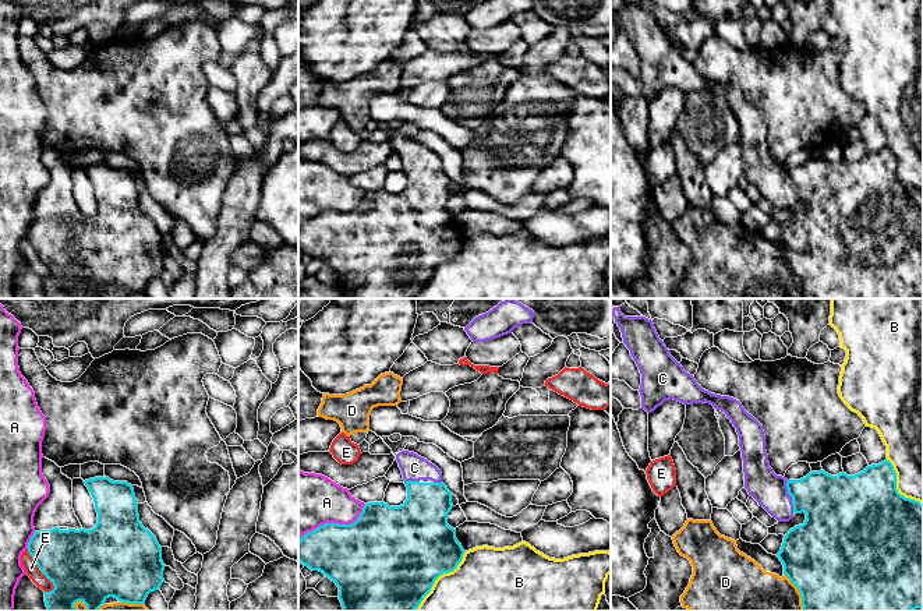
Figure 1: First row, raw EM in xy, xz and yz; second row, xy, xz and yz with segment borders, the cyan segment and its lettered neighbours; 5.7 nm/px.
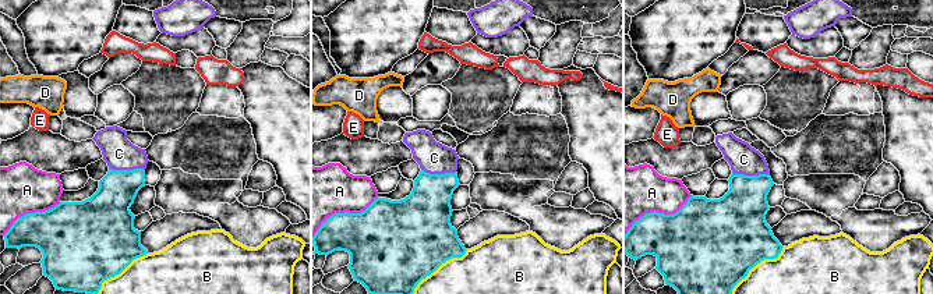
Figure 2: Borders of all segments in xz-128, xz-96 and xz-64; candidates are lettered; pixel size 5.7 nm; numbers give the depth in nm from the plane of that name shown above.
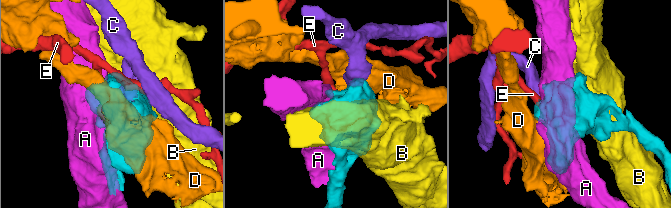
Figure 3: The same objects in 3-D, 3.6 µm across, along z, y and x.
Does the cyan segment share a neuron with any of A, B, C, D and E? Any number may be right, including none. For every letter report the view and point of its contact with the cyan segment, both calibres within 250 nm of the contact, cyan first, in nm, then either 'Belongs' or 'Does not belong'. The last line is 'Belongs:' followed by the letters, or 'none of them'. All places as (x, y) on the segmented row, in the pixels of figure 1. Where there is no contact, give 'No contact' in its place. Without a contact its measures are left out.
A: Touches cyan at xz (333, 523). Thickness 400 nm (cyan) against 360 nm. Does not belong
B: Touches cyan at xz (438, 576). Thickness 500 nm (cyan) against 480 nm. Does not belong
C: Touches cyan at yz (791, 495). Thickness 340 nm (cyan) against 190 nm. Belongs
D: Touches cyan at yz (799, 590). Thickness 500 nm (cyan) against 440 nm. Does not belong
E: Touches cyan at xy (39, 569). Thickness 400 nm (cyan) against 80 nm. Does not belong
Belongs: C

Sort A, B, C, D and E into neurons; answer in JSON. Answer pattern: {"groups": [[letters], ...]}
{"groups": [["A"], ["B"], ["C"], ["D"], ["E"]]}

